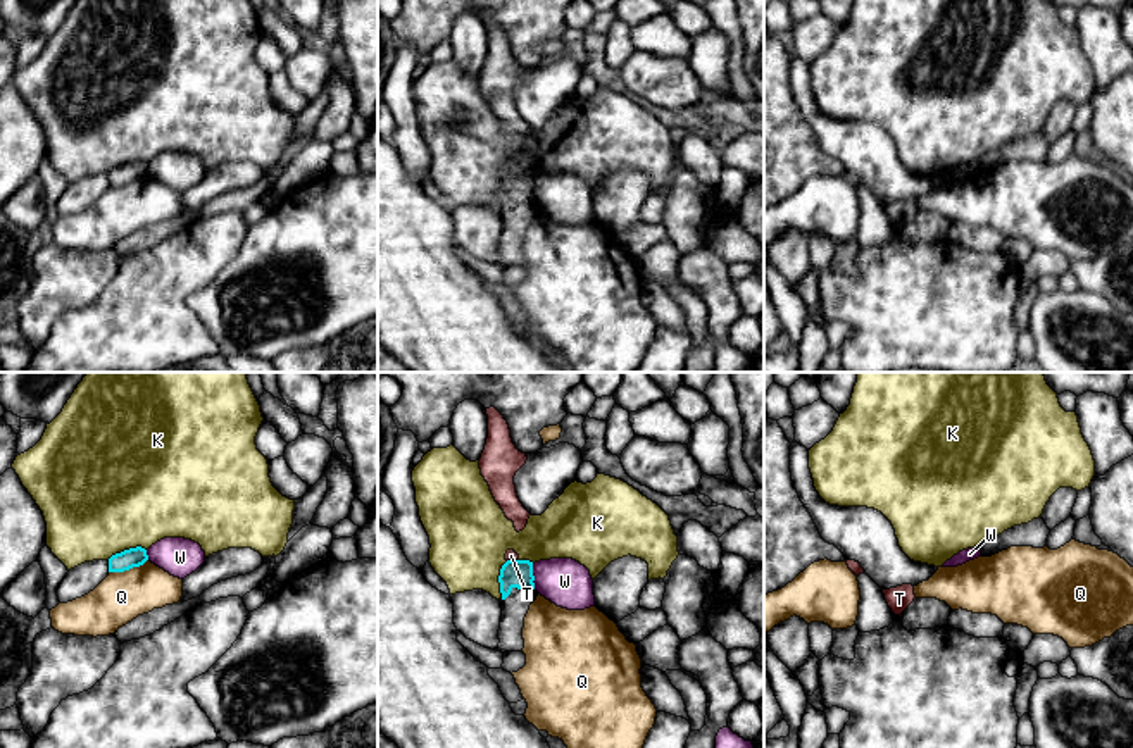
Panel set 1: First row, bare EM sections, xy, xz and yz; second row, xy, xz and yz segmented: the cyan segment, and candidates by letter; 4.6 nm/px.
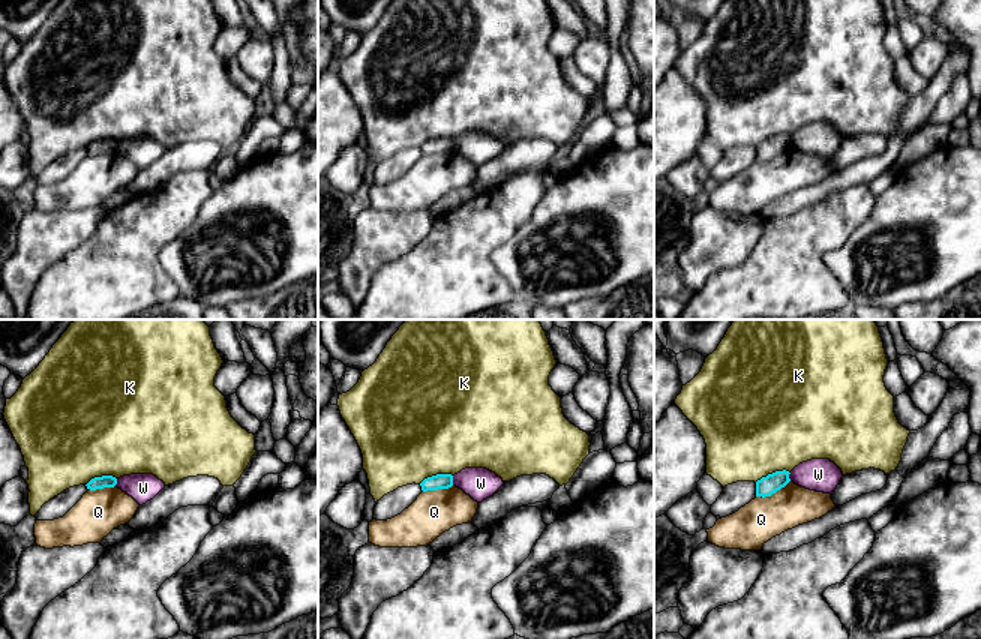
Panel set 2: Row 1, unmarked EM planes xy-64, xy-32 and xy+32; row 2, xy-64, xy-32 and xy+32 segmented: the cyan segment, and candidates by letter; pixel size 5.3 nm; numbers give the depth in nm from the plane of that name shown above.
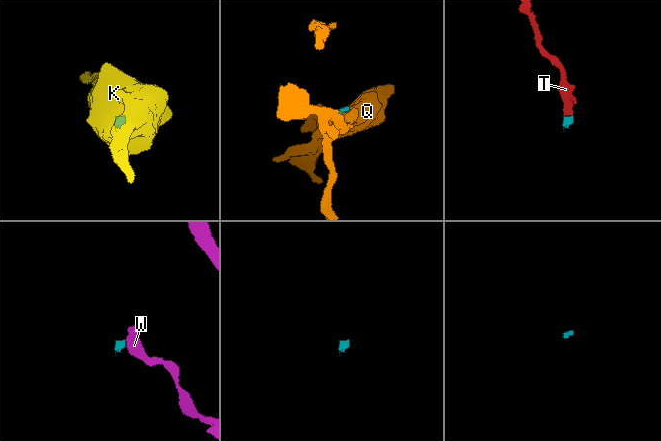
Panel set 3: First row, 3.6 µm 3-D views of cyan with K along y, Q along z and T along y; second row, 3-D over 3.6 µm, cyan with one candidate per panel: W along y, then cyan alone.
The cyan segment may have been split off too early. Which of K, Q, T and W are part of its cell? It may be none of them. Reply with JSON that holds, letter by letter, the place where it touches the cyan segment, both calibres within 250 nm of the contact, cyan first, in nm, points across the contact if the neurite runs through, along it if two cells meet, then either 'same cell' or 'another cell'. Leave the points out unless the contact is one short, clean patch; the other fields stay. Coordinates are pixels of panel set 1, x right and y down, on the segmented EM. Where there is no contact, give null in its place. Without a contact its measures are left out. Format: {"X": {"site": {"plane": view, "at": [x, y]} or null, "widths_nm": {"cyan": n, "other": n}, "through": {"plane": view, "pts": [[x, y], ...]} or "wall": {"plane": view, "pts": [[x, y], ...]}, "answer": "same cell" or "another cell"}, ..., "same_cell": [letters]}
{"K": {"site": {"plane": "xz", "at": [499, 579]}, "widths_nm": {"cyan": 130, "other": 380}, "wall": {"plane": "xz", "pts": [[507, 560], [499, 576], [500, 598]]}, "answer": "another cell"}, "Q": {"site": {"plane": "xy", "at": [128, 569]}, "widths_nm": {"cyan": 90, "other": 240}, "wall": {"plane": "xy", "pts": [[147, 559], [138, 566], [109, 573]]}, "answer": "another cell"}, "T": {"site": {"plane": "xz", "at": [513, 560]}, "widths_nm": {"cyan": 130, "other": 50}, "through": {"plane": "xz", "pts": [[518, 574], [513, 569], [513, 560], [511, 555]]}, "answer": "same cell"}, "W": {"site": {"plane": "xz", "at": [533, 576]}, "widths_nm": {"cyan": 130, "other": 220}, "answer": "another cell"}, "same_cell": ["T"]}

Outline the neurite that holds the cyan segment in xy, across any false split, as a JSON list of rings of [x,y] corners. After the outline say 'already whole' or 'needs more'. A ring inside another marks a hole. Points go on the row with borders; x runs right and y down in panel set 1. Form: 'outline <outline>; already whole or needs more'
outline [[[141,546],[124,550],[109,558],[109,572],[124,572],[140,567],[148,560],[147,550]]]; already whole

